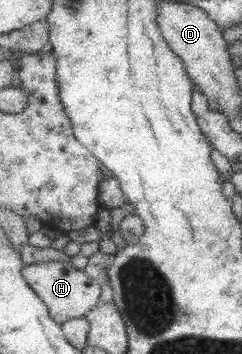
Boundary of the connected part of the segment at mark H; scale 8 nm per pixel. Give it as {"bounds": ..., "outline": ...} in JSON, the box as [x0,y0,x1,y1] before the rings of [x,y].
{"bounds":[23,261,102,325],"outline":[[[49,261],[32,263],[23,268],[23,275],[28,285],[49,306],[51,315],[61,325],[72,319],[85,318],[96,308],[102,296],[102,286],[91,276],[86,276],[83,269],[76,269],[71,263]]]}

